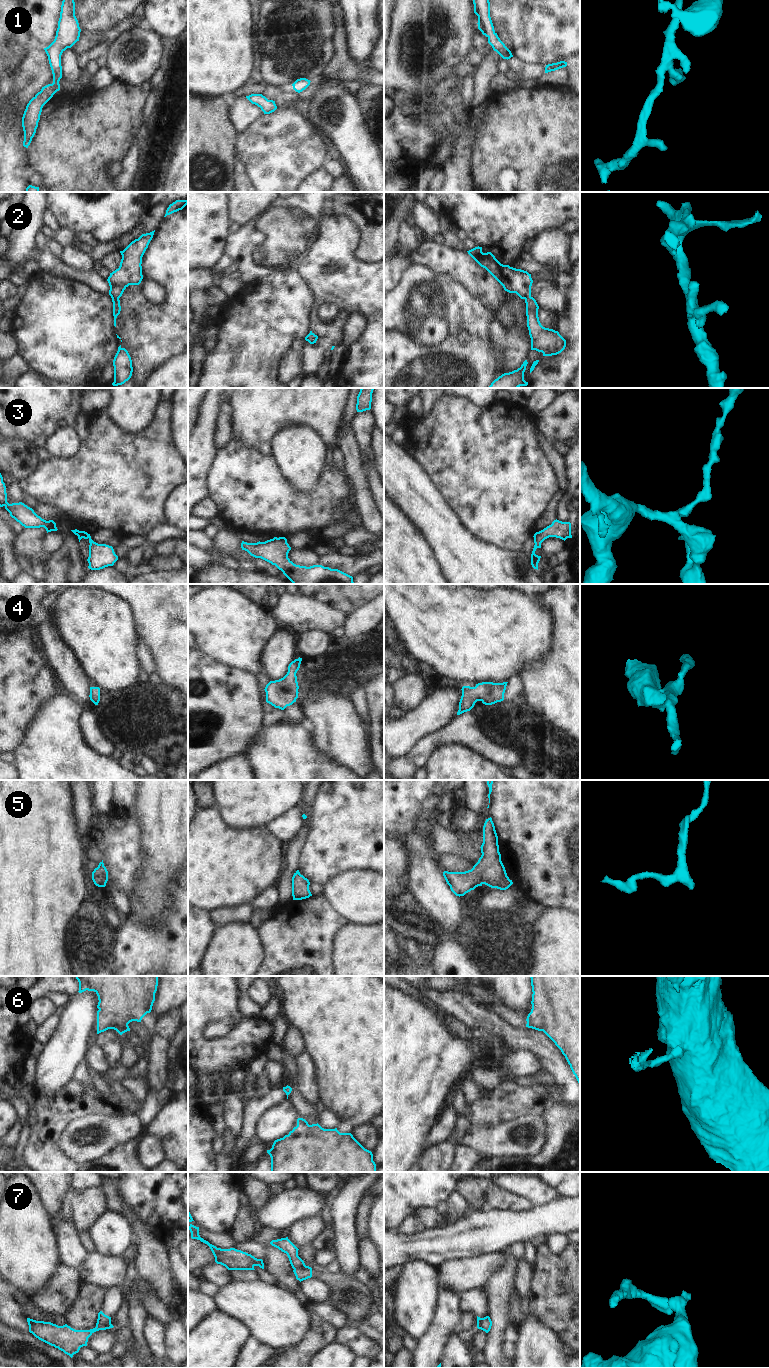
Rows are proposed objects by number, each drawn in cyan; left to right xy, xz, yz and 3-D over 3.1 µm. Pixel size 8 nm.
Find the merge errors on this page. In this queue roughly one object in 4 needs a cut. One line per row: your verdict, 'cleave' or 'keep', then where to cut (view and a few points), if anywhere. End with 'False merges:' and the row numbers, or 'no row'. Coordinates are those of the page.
1: keep; no cut
2: keep; no cut
3: keep; no cut
4: keep; no cut
5: keep; no cut
6: keep; no cut
7: cleave; cut in xz along (305, 1265), (294, 1269)
False merges: 7

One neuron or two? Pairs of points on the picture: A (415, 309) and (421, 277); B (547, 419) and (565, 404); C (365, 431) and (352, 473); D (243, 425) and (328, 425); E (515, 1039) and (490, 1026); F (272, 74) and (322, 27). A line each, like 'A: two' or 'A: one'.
A: one
B: one
C: two
D: one
E: one
F: one

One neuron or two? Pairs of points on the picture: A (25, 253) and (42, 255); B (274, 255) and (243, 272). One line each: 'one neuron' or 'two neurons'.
A: one neuron
B: one neuron

